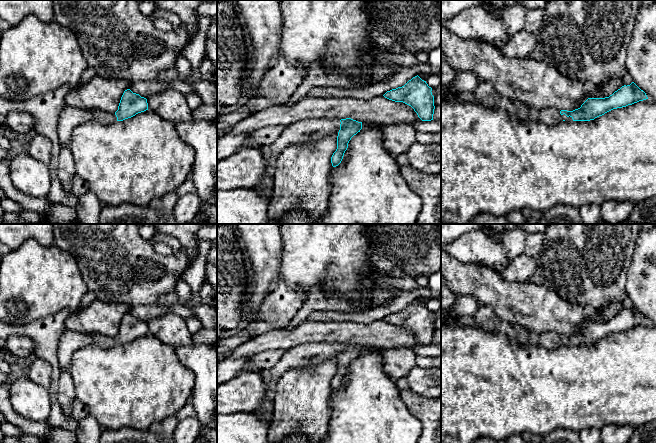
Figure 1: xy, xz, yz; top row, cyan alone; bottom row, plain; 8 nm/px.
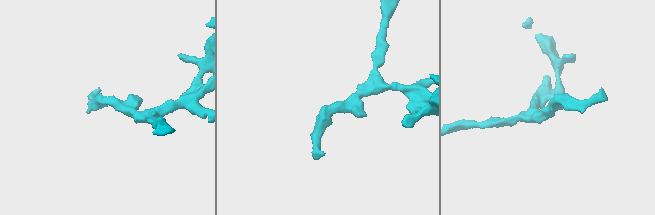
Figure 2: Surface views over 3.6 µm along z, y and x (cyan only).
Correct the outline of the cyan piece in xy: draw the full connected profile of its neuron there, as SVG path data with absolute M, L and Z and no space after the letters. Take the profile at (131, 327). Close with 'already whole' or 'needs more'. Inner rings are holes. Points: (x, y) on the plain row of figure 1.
M130 313L124 315L118 334L110 337L102 334L80 333L66 329L60 336L57 357L60 370L69 369L72 355L86 346L94 345L101 348L112 348L131 342L148 334L147 323Z; needs more

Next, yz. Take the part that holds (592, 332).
M632 306L630 309L622 310L609 321L588 322L578 333L561 334L561 344L590 345L613 333L626 331L646 323L648 323L646 317Z; needs more

